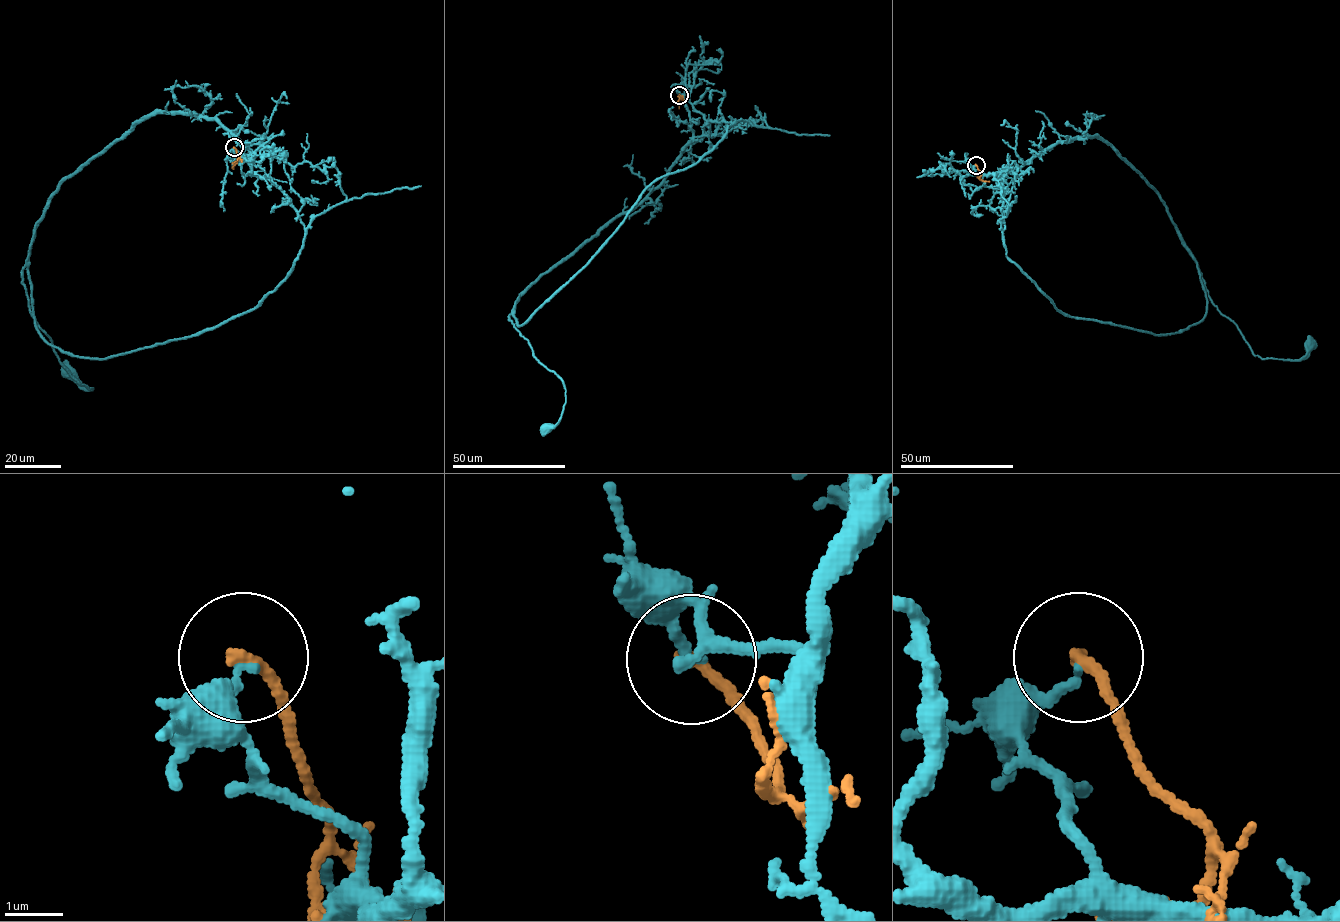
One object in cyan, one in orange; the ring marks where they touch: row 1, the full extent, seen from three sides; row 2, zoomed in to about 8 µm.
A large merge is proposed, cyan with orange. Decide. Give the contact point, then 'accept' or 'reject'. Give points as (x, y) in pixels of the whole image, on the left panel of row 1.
(234, 147) | reject

